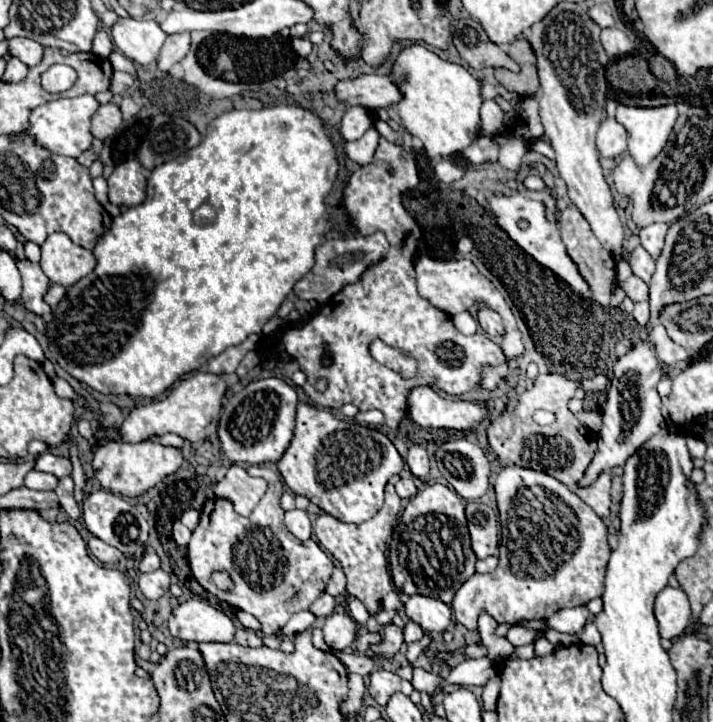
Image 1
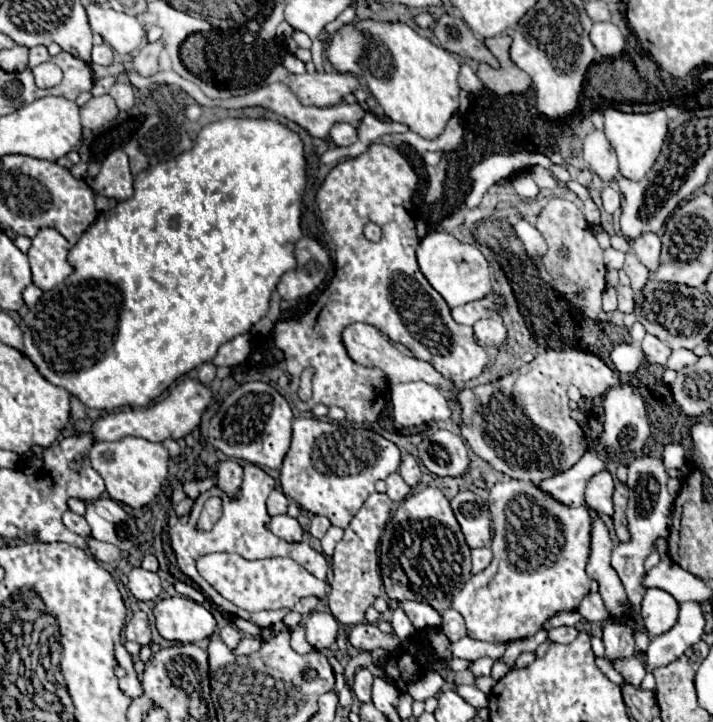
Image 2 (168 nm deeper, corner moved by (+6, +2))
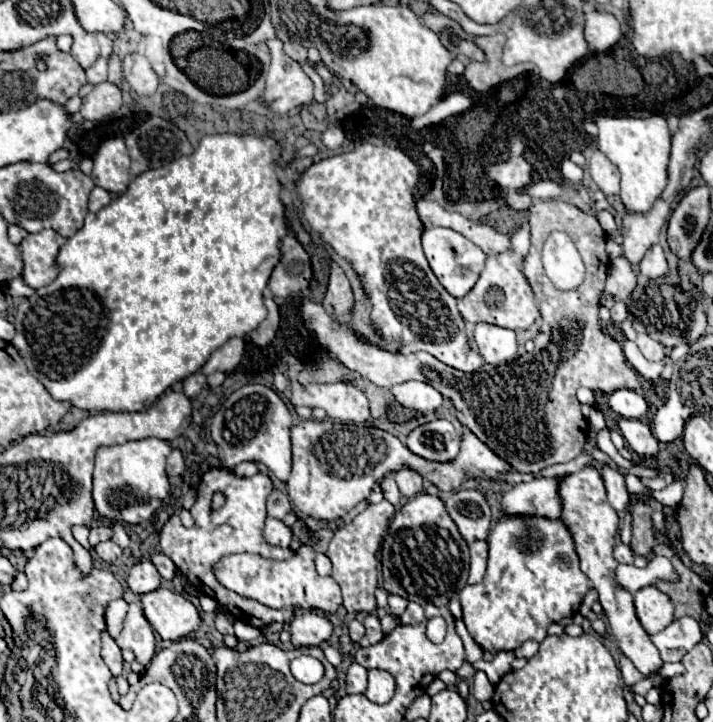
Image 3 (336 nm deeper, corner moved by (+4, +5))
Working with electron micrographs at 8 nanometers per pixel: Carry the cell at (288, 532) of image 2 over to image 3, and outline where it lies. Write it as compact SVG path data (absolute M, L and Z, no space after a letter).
M267 517L265 521L265 529L263 529L263 537L269 545L277 545L277 547L289 547L291 543L291 529L285 527L279 519Z

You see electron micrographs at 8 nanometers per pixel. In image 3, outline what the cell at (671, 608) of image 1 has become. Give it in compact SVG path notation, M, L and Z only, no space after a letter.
M649 585L633 595L635 613L649 635L663 631L673 621L673 603L657 587Z

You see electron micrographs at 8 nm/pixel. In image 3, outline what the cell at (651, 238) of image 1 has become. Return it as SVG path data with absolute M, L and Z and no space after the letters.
M653 245L645 257L641 259L639 263L639 273L647 279L655 279L655 277L663 277L667 275L669 267L667 267L667 259L665 259L665 253L661 249L661 245Z

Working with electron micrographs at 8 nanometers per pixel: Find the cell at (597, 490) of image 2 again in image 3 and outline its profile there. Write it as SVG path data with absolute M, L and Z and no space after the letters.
M603 467L601 473L603 473L605 489L607 489L607 499L609 499L609 503L613 505L613 509L615 509L615 511L627 509L629 499L631 499L631 493L627 491L625 477L623 477L621 473L609 469L609 467Z

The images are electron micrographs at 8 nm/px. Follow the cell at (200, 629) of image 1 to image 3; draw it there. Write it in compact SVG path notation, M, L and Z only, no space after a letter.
M155 589L141 595L145 619L165 641L177 641L199 629L199 611L183 595L171 589Z

